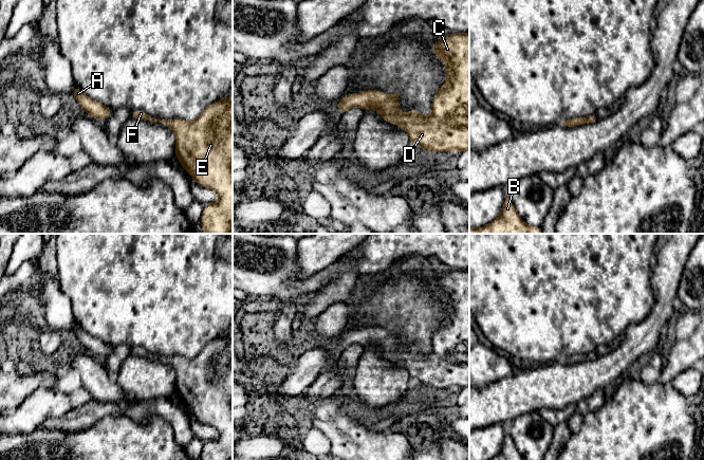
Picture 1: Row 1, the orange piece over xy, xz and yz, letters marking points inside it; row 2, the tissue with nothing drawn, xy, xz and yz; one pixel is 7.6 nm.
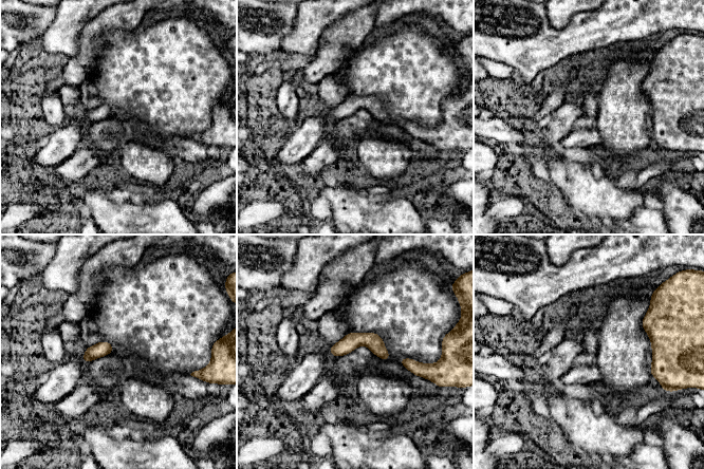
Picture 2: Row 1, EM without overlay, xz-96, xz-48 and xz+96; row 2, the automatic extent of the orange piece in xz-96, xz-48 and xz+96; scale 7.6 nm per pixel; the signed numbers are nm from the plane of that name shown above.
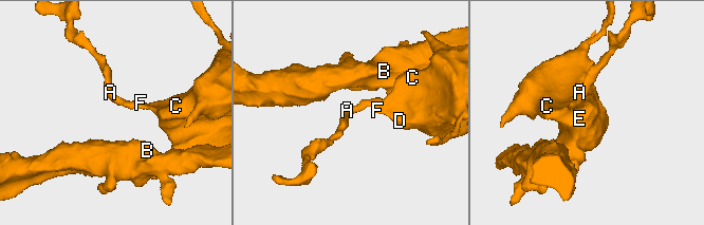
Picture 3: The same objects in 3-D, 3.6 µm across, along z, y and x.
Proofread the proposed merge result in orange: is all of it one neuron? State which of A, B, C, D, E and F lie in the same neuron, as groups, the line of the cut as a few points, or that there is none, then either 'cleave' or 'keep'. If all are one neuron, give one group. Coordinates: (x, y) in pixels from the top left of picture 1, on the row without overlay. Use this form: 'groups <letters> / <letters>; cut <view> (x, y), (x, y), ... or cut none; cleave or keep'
groups A B C D E F; cut none; keep

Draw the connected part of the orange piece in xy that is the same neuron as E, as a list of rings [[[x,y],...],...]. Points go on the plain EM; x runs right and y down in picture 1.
[[[233,332],[212,339],[192,358],[153,354],[142,347],[131,347],[130,354],[172,366],[177,374],[175,393],[183,406],[198,422],[209,425],[219,433],[216,441],[204,442],[200,460],[233,460]]]

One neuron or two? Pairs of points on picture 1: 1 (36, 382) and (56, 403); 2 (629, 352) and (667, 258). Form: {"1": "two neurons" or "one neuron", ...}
{"1": "two neurons", "2": "one neuron"}

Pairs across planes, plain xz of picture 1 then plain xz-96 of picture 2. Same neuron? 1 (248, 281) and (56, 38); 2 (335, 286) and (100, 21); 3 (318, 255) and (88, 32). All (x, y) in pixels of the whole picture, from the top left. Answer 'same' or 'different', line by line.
1: different
2: same
3: different

